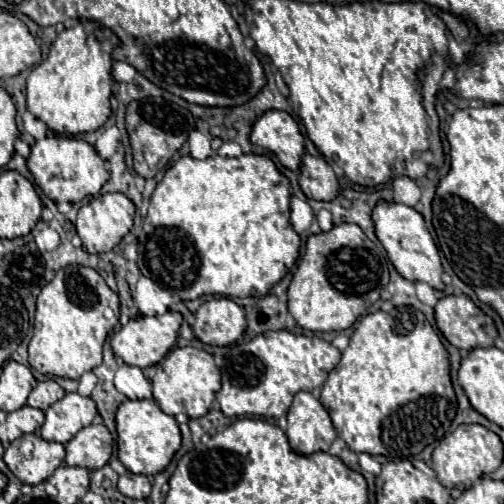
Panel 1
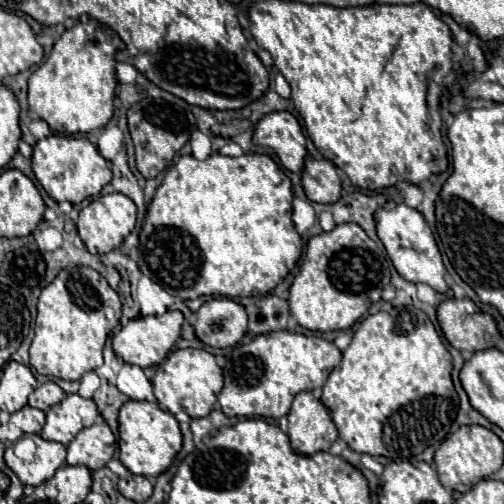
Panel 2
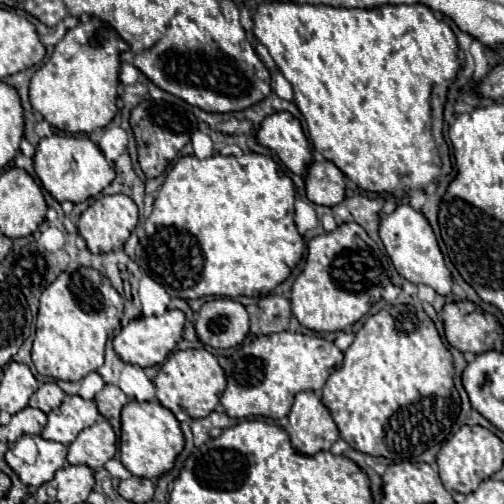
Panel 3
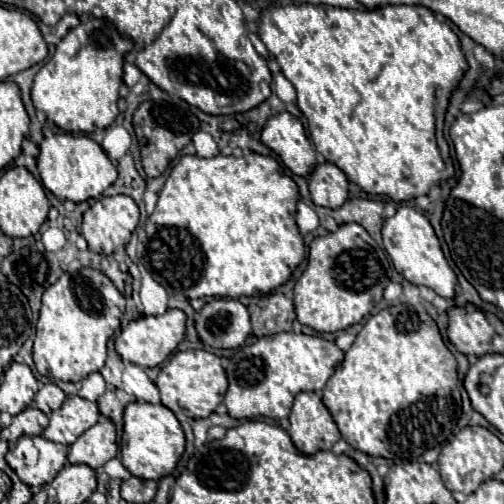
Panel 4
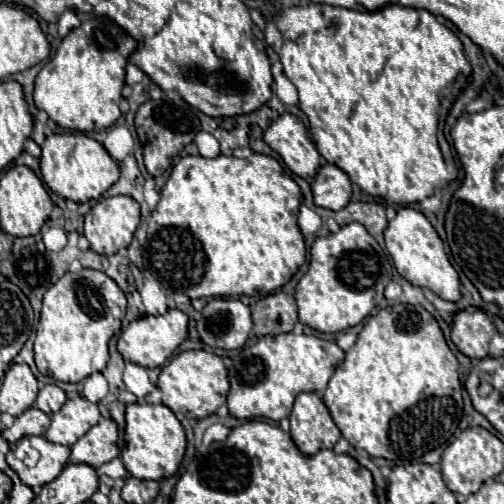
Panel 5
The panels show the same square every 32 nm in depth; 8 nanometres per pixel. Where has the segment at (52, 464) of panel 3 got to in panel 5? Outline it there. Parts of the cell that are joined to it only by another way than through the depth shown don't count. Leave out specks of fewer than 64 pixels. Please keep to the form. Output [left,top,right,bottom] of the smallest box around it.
[6,436,70,490]

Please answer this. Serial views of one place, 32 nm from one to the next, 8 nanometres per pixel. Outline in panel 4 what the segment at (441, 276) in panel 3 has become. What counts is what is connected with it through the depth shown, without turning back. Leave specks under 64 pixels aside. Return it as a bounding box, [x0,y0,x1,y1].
[382,206,458,300]

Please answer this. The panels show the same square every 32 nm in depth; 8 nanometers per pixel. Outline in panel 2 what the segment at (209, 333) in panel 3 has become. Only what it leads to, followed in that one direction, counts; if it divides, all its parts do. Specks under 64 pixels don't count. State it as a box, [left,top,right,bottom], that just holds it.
[196,298,248,348]

